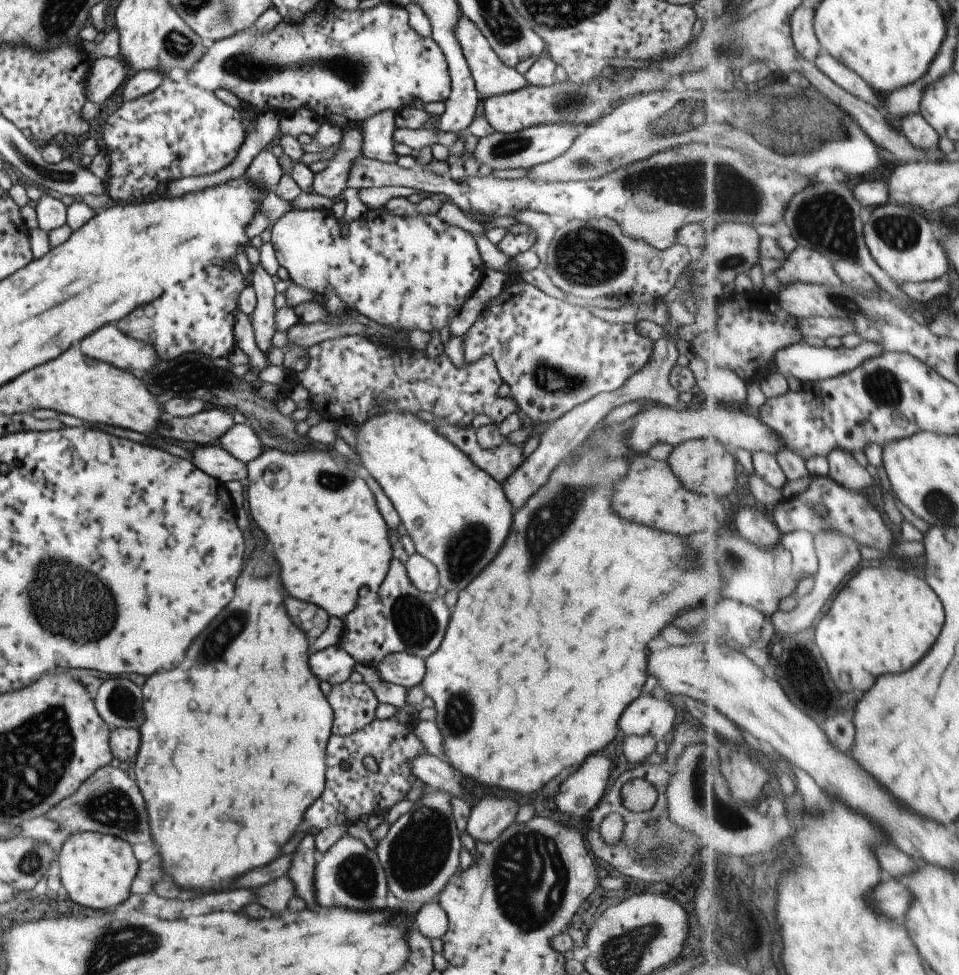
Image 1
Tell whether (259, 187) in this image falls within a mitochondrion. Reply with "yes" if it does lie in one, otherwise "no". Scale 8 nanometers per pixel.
no

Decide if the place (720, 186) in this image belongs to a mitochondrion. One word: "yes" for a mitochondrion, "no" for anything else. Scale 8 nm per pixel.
yes

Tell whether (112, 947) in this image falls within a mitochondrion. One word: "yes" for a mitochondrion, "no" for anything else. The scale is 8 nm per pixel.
yes

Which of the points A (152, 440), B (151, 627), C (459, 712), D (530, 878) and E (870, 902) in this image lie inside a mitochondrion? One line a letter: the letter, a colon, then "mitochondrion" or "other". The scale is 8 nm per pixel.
A: other
B: other
C: mitochondrion
D: mitochondrion
E: other

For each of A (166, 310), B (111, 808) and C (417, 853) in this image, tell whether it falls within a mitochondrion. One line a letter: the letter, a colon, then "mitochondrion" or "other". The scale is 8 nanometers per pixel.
A: other
B: mitochondrion
C: mitochondrion

